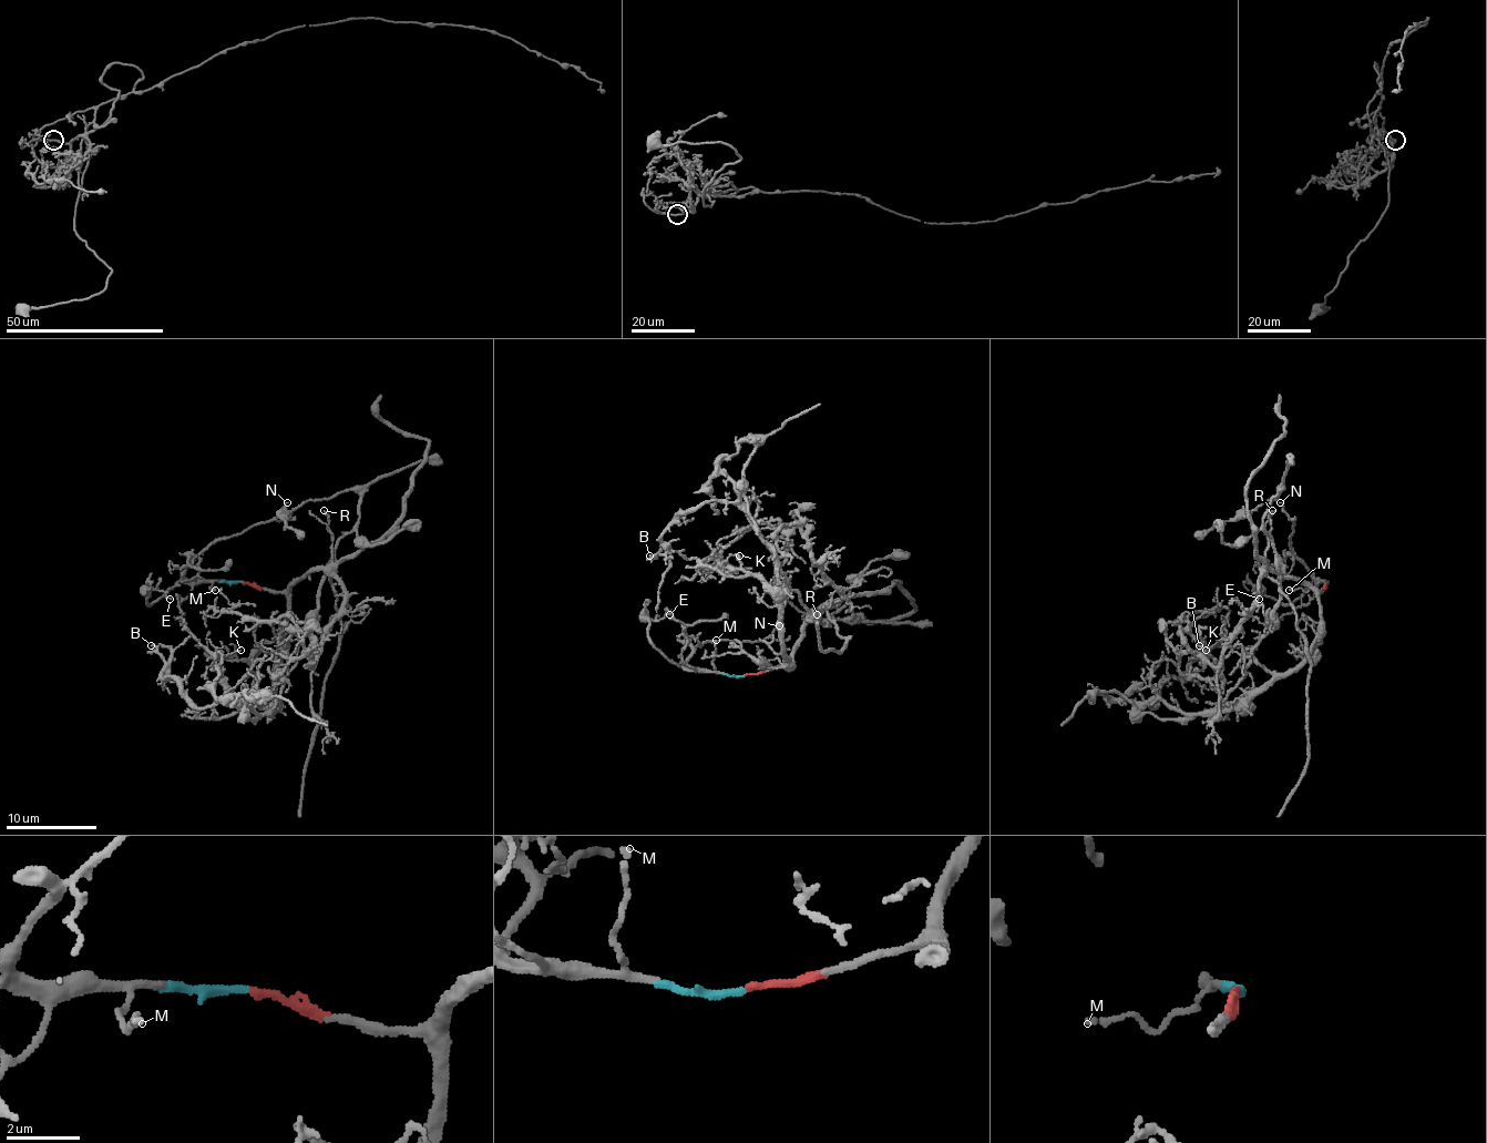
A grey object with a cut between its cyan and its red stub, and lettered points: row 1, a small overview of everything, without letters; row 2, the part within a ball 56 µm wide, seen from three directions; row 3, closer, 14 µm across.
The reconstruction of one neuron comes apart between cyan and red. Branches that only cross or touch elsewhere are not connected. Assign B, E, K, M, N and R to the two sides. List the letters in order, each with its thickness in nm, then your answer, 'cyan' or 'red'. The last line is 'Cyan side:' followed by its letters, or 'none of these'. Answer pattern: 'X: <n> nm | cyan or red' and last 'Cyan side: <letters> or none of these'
B: 220 nm | red
E: 150 nm | cyan
K: 150 nm | red
M: 160 nm | cyan
N: 110 nm | cyan
R: 100 nm | red
Cyan side: E, M, N

